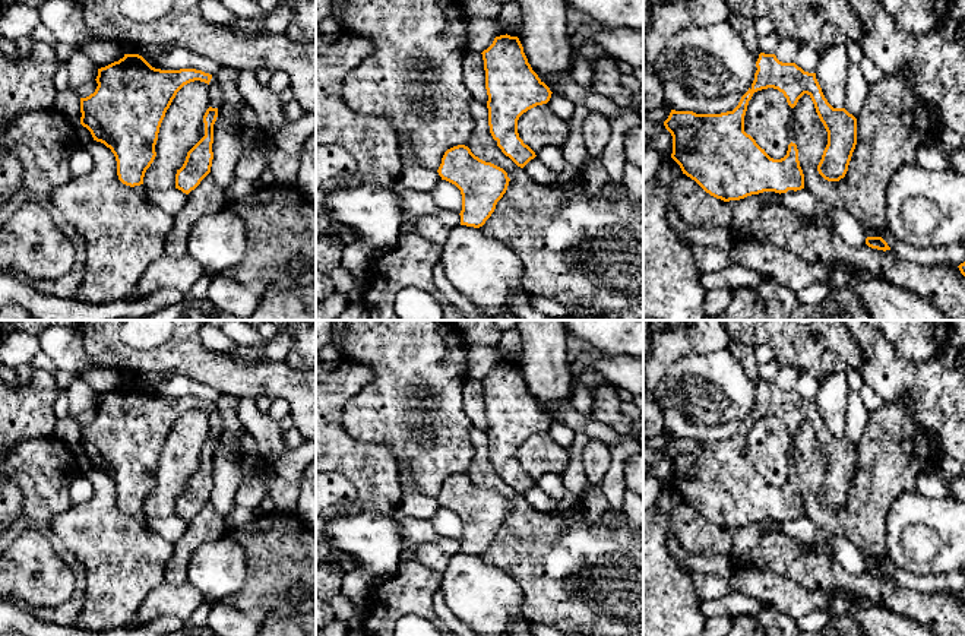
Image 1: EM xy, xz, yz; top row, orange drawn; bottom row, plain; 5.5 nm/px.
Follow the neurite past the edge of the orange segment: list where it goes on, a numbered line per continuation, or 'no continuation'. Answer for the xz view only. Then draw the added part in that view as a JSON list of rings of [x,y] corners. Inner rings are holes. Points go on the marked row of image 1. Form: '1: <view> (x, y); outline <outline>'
no continuation

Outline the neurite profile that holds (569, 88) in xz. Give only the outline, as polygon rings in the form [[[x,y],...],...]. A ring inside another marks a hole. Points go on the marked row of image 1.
[[[572,77],[560,79],[551,85],[550,83],[545,85],[550,88],[551,92],[566,96],[575,105],[582,104],[589,111],[599,111],[610,117],[611,120],[620,117],[623,113],[623,108],[620,105],[617,105],[607,96],[595,94],[592,89],[582,88]]]

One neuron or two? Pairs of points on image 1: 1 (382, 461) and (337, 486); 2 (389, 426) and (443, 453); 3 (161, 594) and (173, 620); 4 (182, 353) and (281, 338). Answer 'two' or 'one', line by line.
1: two
2: one
3: two
4: two

